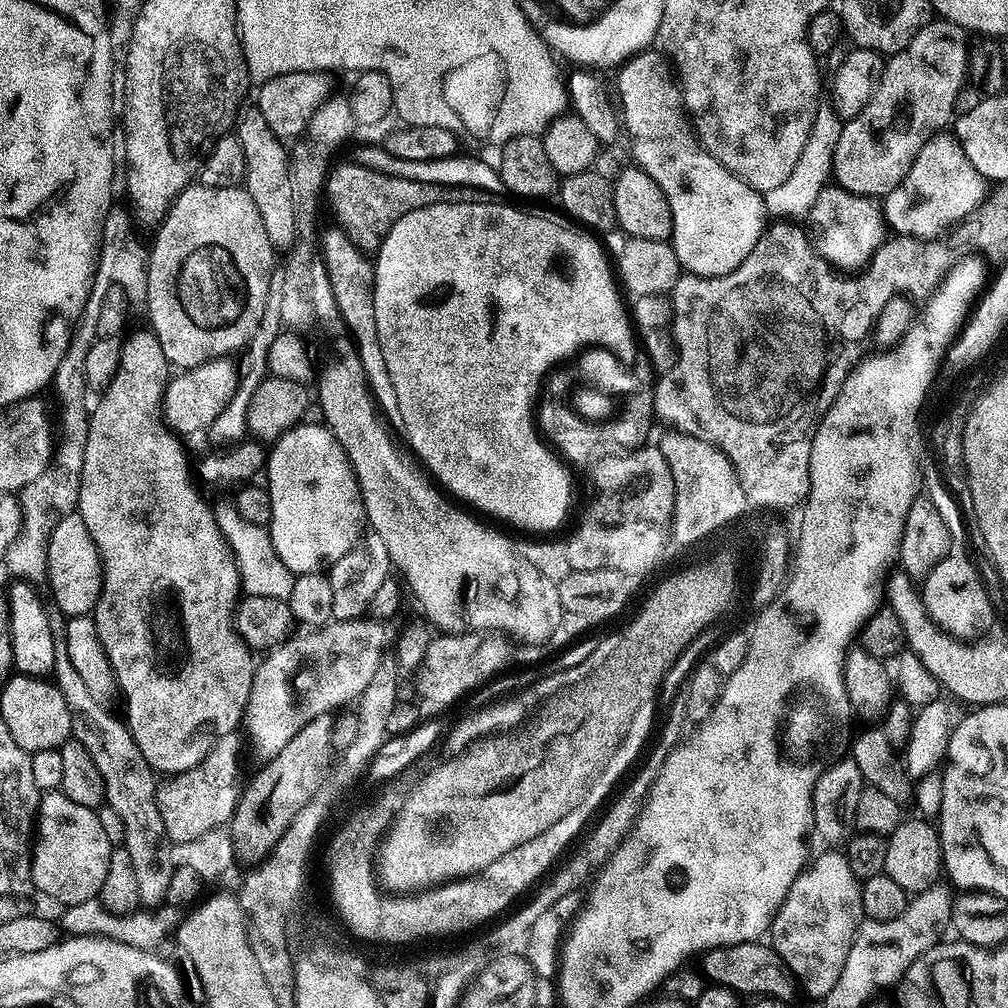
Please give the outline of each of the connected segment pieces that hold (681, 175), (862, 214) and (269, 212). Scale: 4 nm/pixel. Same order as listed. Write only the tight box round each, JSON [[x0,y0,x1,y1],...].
[[615,50,766,276],[810,186,886,265],[234,107,294,250]]

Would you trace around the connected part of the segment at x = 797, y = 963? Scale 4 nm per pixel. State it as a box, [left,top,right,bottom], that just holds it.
[770,850,866,1002]

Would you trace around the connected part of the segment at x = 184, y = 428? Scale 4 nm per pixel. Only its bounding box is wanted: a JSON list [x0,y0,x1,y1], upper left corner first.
[162,359,239,437]

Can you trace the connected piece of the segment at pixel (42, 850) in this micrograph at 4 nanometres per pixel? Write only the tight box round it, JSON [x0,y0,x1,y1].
[32,790,113,906]

